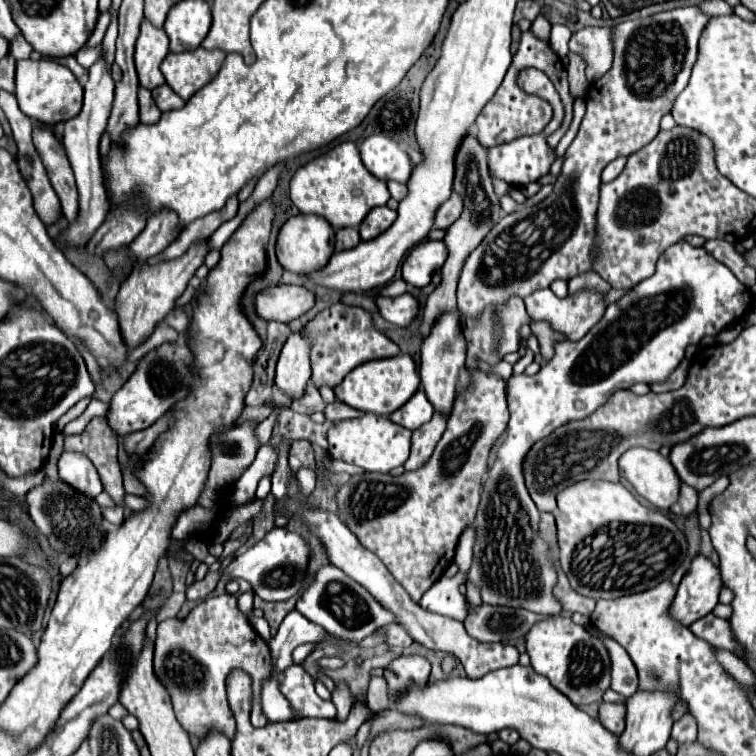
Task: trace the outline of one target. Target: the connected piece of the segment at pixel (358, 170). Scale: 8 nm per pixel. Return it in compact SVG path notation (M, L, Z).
M353 142L337 144L329 152L301 166L291 178L291 202L303 214L317 214L327 218L333 228L359 228L367 212L375 206L385 206L389 198L391 196L387 190L387 182L367 172Z

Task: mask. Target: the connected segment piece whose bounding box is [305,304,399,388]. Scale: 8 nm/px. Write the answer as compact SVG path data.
M333 304L319 312L307 326L307 336L311 336L313 350L311 350L311 368L313 368L313 384L319 388L323 384L337 386L355 366L379 360L379 358L391 358L399 354L399 346L391 342L387 336L377 332L371 324L371 316L357 306L345 306L345 304Z

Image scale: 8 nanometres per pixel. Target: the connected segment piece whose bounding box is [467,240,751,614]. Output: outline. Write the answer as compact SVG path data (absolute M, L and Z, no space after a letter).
M681 240L659 256L657 272L649 280L643 280L641 284L631 288L621 300L609 304L603 318L579 342L557 342L555 356L547 364L543 364L535 376L521 374L509 378L507 402L511 420L507 426L507 440L499 448L497 460L489 470L489 476L485 478L479 510L475 516L477 542L473 548L473 566L467 576L467 580L479 586L485 604L527 608L535 614L561 612L561 606L553 596L557 574L549 560L547 544L539 536L539 510L529 498L521 472L521 464L529 448L539 438L549 436L561 424L581 420L595 412L607 402L607 398L615 390L631 388L639 382L665 382L683 360L687 346L699 344L705 336L717 336L723 328L737 322L745 314L749 302L751 292L737 280L737 276L725 264L715 260L705 248L695 248Z

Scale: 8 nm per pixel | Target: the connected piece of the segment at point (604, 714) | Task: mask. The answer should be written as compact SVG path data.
M603 702L599 708L599 722L615 736L621 736L625 728L625 706Z

